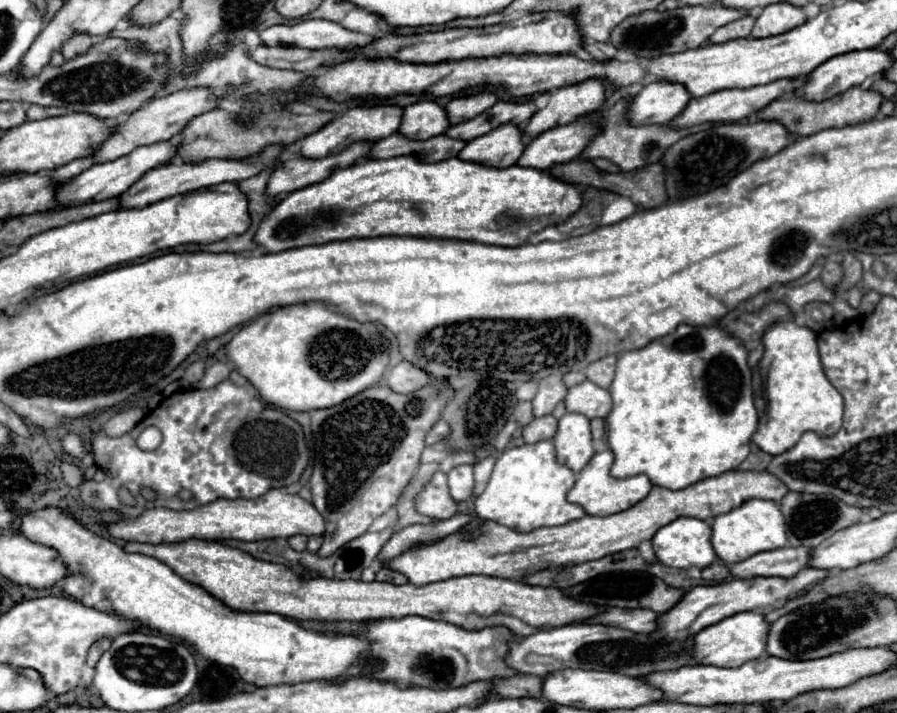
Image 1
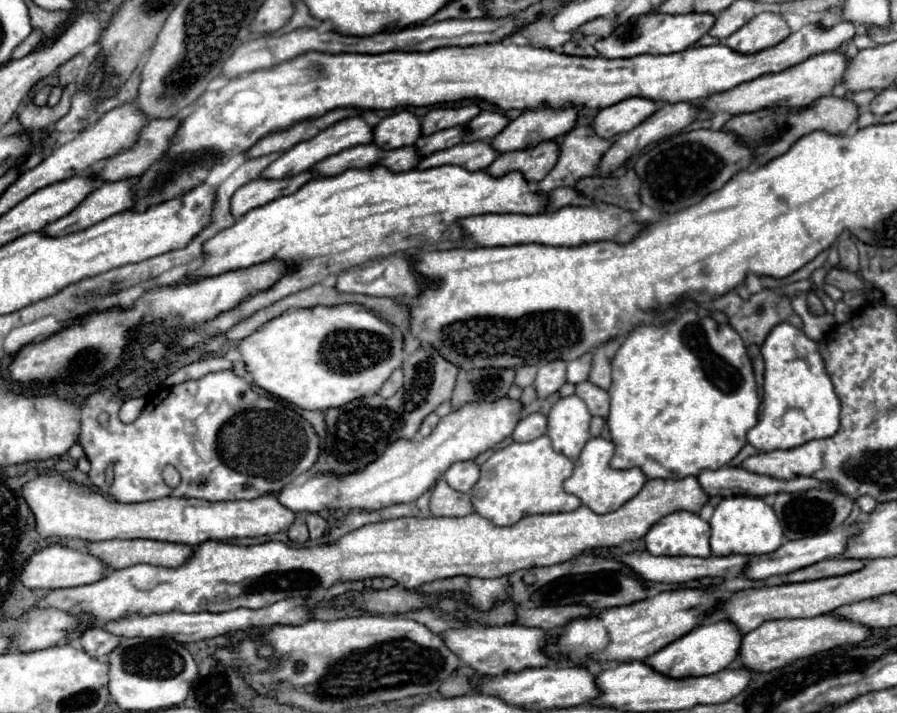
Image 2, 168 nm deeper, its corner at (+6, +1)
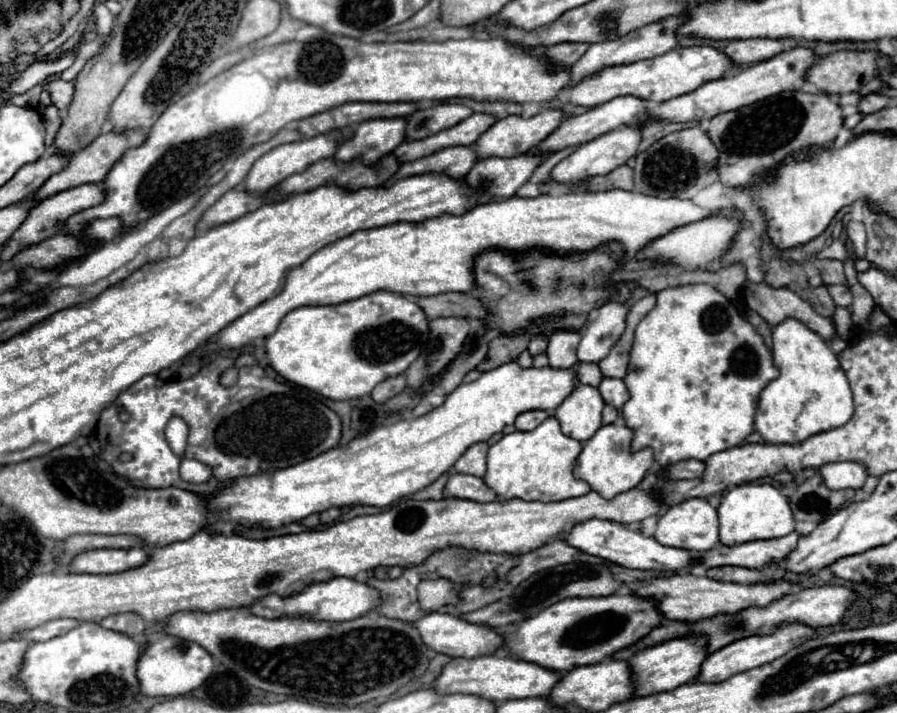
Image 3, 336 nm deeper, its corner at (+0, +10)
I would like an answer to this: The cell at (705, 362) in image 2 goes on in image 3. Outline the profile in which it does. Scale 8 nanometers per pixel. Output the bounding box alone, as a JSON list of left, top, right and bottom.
[622,285,778,465]

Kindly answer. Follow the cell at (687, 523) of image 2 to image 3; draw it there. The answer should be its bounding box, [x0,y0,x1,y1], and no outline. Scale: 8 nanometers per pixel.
[654,499,718,553]

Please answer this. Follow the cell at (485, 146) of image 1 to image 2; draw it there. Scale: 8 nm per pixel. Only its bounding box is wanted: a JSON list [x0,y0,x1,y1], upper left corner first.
[418,140,500,172]

